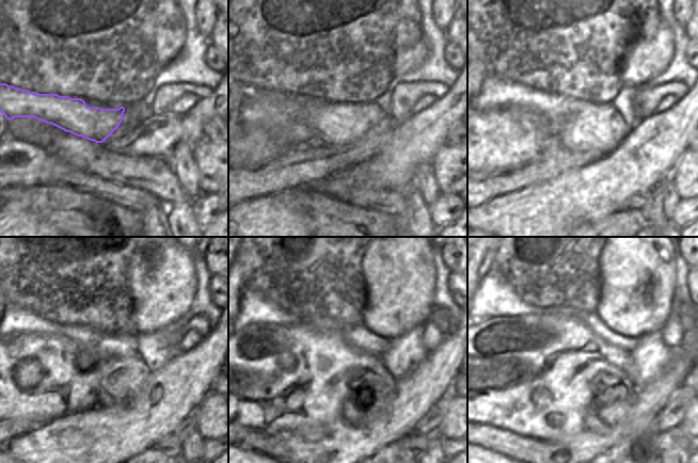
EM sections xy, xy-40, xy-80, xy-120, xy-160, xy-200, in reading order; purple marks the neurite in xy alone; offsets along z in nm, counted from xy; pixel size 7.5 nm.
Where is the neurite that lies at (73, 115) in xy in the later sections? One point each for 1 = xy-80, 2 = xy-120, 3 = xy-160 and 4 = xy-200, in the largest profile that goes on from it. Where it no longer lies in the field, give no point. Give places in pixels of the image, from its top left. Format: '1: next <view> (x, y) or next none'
1: next xy-80 (603, 128)
2: next xy-120 (121, 378)
3: next xy-160 (371, 388)
4: next xy-200 (615, 395)

